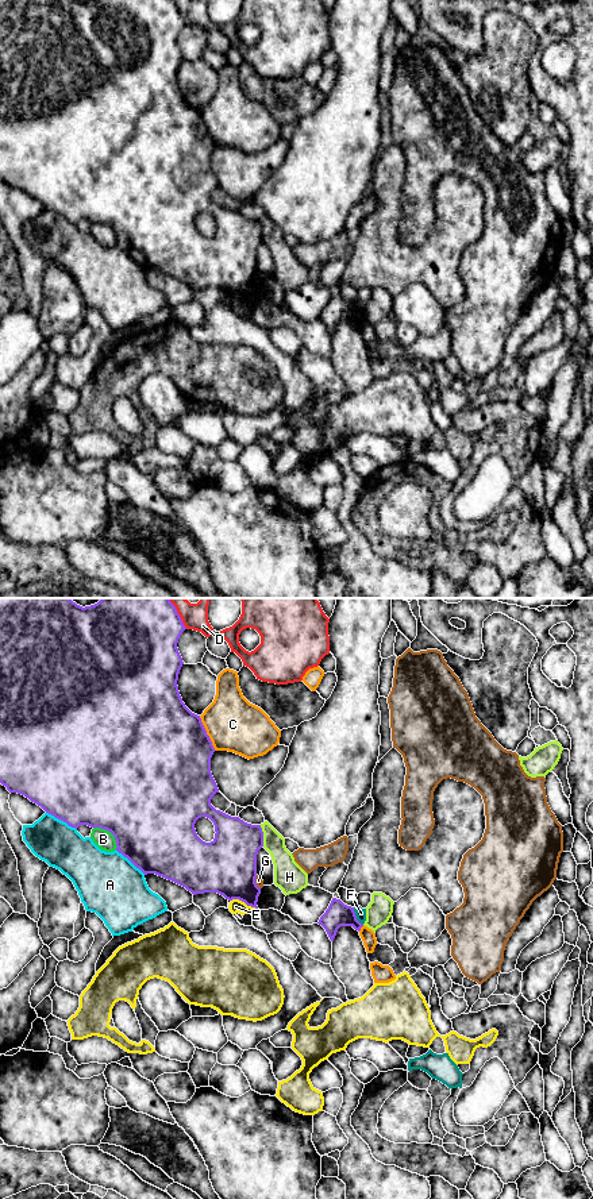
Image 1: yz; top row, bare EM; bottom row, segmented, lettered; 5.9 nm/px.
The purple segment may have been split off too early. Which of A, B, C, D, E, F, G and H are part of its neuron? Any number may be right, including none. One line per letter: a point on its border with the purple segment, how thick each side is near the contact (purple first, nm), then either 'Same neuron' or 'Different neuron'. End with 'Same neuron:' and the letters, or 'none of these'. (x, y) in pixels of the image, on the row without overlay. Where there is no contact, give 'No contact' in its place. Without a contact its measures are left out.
A: Touches purple at yz (61, 215). Thickness 500 nm (purple) against 260 nm. Different neuron
B: Touches purple at yz (111, 227). Thickness 500 nm (purple) against 110 nm. Different neuron
C: Touches purple at yz (205, 128). Thickness 500 nm (purple) against 320 nm. Different neuron
D: Touches purple at yz (180, 12). Thickness 400 nm (purple) against 150 nm. Different neuron
E: Touches purple at yz (243, 296). Thickness 340 nm (purple) against 80 nm. Different neuron
F: Touches purple at yz (355, 312). Thickness 150 nm (purple) against 60 nm. Different neuron
G: Touches purple at yz (254, 277). Thickness 340 nm (purple) against 50 nm. Different neuron
H: Touches purple at yz (262, 231). Thickness 320 nm (purple) against 150 nm. Different neuron
Same neuron: none of these

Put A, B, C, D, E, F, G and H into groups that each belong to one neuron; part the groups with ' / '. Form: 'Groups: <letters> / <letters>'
Groups: A / B / C / D / E / F / G / H

